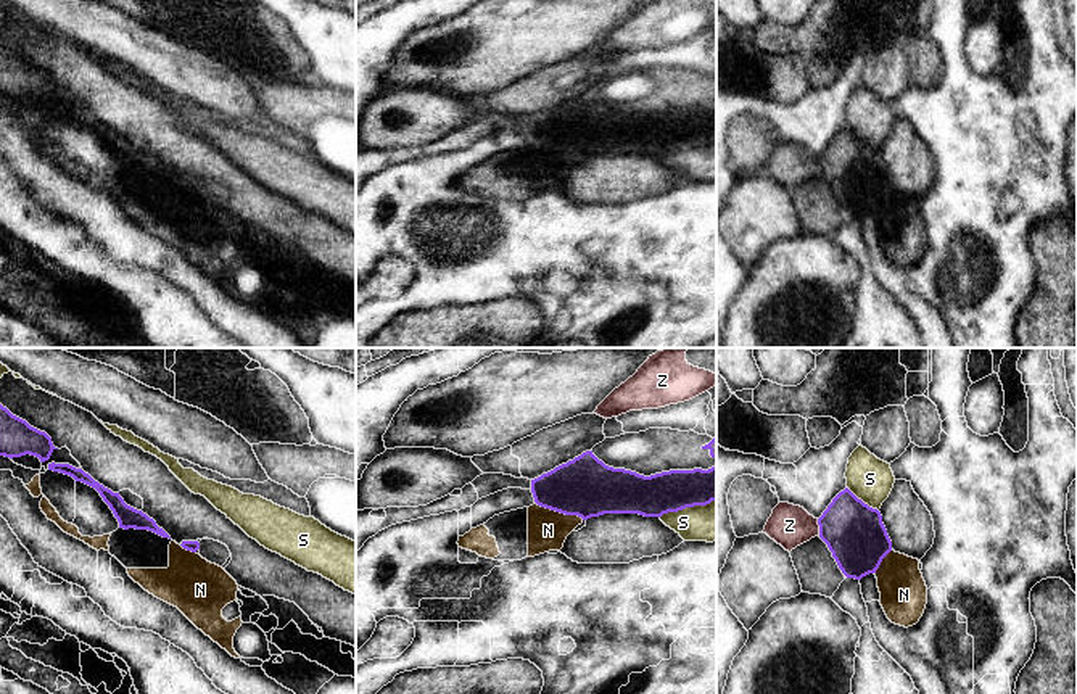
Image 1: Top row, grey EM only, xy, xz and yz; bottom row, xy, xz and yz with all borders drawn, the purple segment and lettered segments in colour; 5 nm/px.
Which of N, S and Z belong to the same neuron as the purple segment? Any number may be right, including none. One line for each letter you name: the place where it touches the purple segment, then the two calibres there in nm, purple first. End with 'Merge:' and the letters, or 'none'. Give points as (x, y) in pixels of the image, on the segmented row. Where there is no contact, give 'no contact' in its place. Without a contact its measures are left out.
Merge: none

